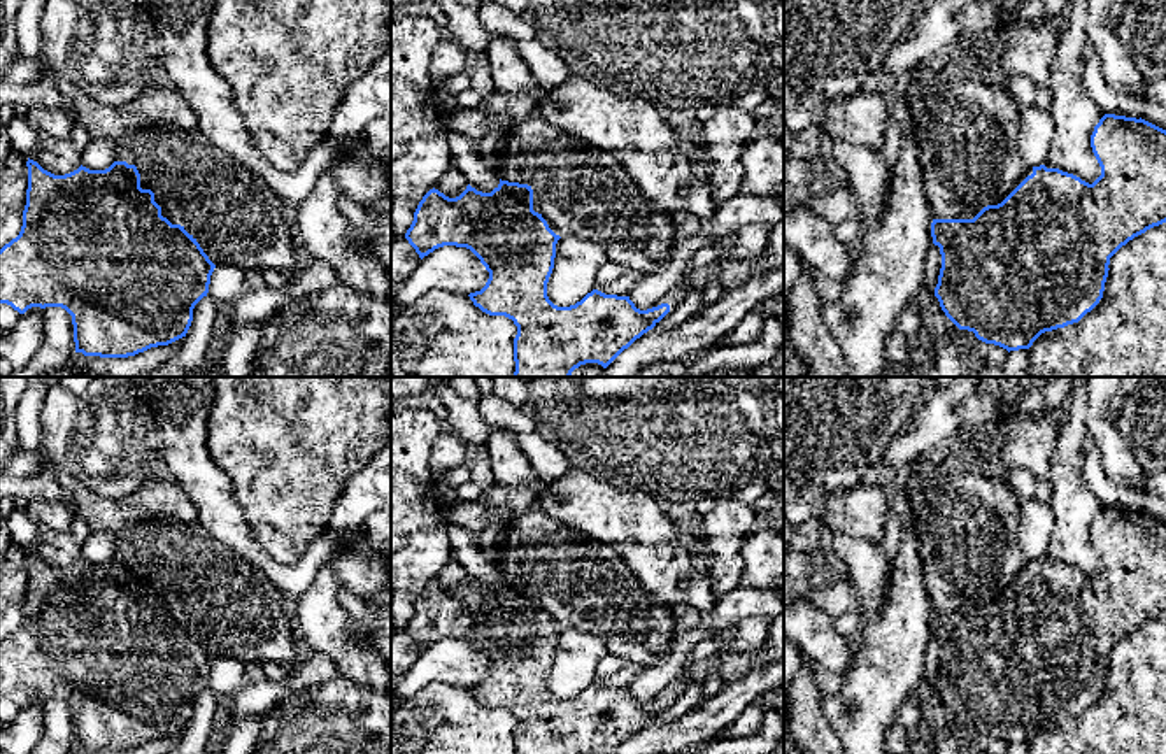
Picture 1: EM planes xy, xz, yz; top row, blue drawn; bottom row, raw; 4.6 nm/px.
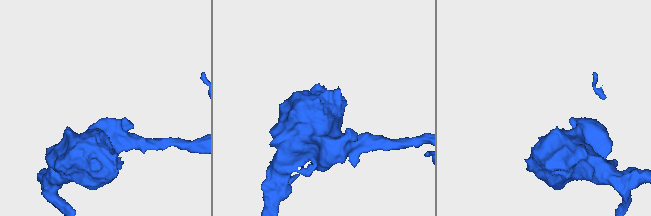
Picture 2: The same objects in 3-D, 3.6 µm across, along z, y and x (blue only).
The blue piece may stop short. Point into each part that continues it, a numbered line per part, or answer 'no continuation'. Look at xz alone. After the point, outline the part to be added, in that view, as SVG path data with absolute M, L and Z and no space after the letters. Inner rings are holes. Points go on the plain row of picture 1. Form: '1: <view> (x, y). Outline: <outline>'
no continuation

